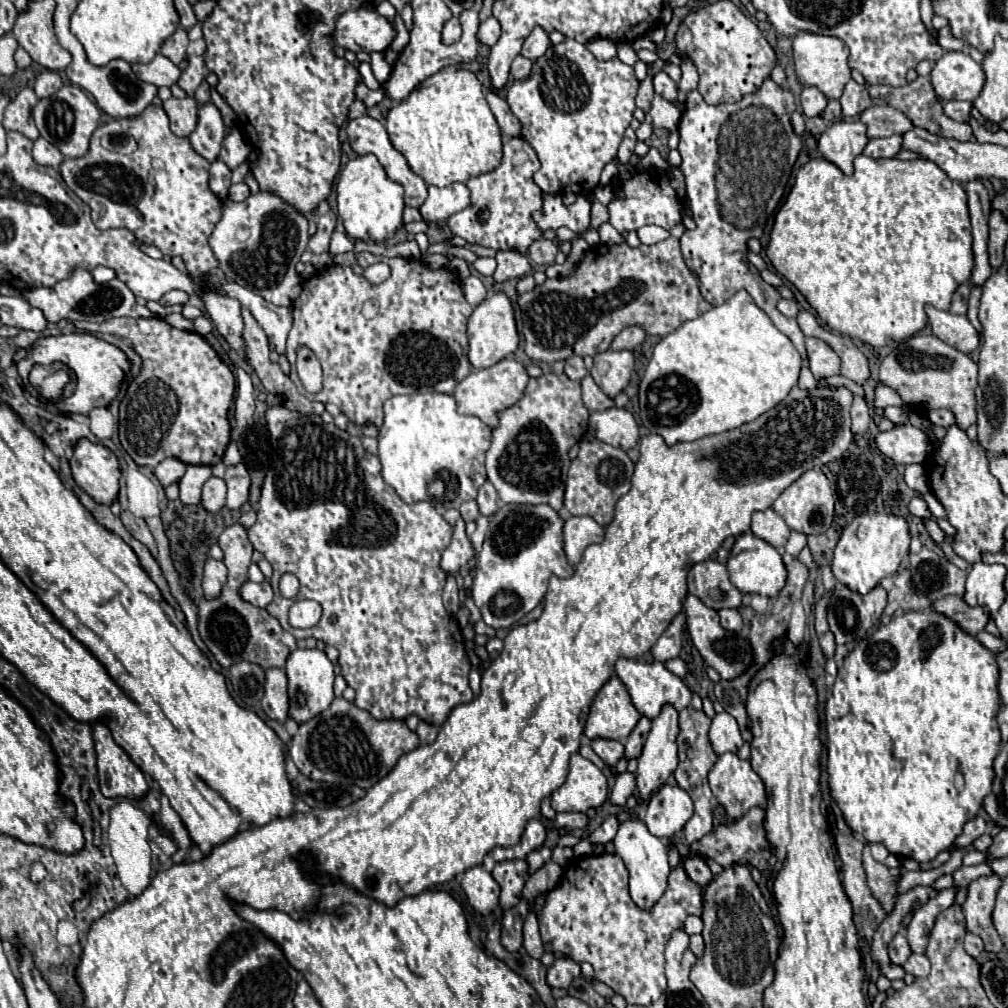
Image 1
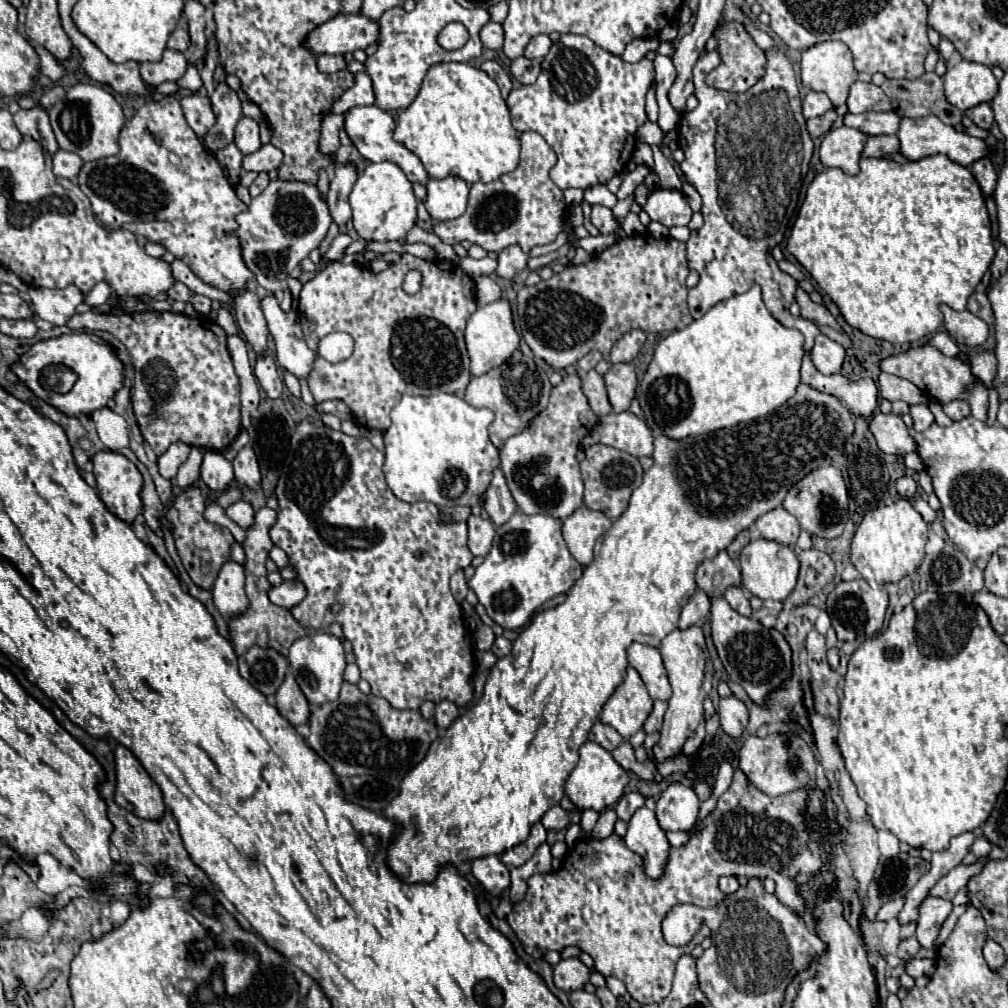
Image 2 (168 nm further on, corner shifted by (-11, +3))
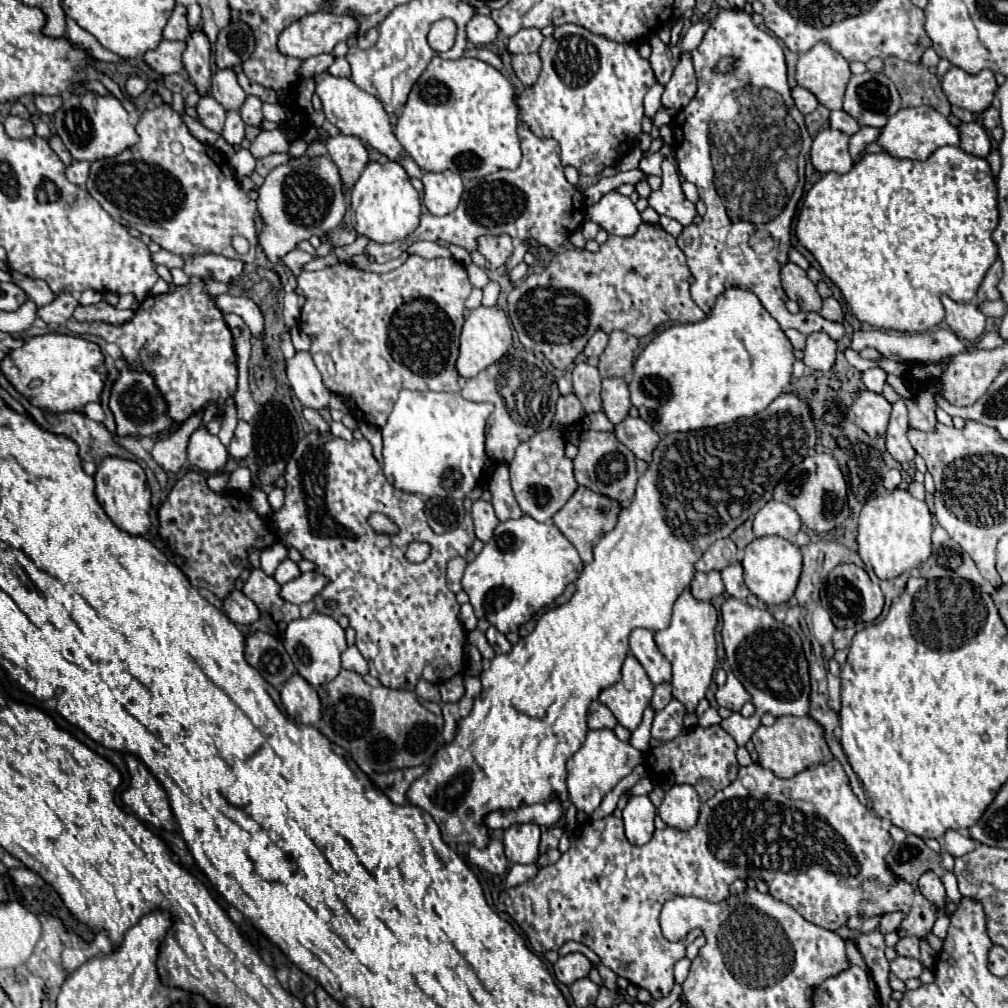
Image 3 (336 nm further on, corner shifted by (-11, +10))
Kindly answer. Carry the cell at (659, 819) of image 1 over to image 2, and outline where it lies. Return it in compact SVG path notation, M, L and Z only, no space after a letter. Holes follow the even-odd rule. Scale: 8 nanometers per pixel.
M670 783L656 801L656 817L664 831L690 831L698 817L700 799L690 785Z

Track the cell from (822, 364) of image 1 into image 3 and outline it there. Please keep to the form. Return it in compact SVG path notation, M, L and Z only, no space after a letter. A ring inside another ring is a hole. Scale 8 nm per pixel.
M814 332L808 336L808 356L804 348L804 364L812 370L826 372L834 366L836 360L836 342L824 334L824 332Z

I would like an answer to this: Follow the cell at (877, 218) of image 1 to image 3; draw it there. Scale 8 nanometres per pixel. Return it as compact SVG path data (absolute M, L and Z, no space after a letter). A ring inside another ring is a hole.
M942 146L924 162L920 162L920 160L898 160L898 158L892 158L892 156L882 152L882 154L864 156L862 162L858 162L848 174L828 172L826 176L822 176L822 180L818 180L808 190L808 194L804 198L804 206L798 214L796 236L798 236L800 244L804 248L808 248L814 254L814 258L820 262L824 274L840 288L844 300L852 308L852 314L860 322L868 322L874 328L892 328L892 330L900 330L900 332L910 332L910 334L918 332L920 334L920 332L926 332L926 330L930 330L932 326L936 326L944 320L944 306L940 302L942 294L948 294L950 298L954 298L954 302L972 302L976 298L978 286L982 284L982 278L984 278L986 270L998 258L998 248L992 242L992 232L994 232L996 226L998 226L996 180L992 176L988 160L980 158L980 156L972 156L958 146Z

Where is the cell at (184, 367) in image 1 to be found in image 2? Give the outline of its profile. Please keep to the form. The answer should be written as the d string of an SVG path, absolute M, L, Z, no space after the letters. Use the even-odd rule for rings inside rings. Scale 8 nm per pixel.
M86 311L66 325L74 331L108 331L126 345L134 361L134 415L144 441L156 455L178 441L222 451L240 433L240 381L226 349L226 333L214 321L172 311L122 315Z

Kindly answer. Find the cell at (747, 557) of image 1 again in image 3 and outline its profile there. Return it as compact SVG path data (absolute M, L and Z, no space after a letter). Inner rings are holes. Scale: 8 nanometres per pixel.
M764 536L764 538L756 538L746 546L742 566L744 566L744 582L748 590L766 606L776 606L776 604L786 604L794 596L802 570L802 554L800 548L788 542L786 538Z

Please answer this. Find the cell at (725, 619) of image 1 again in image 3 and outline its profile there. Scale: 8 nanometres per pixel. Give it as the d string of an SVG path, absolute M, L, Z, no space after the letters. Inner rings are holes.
M740 562L728 564L728 568L724 568L724 572L722 572L722 580L724 580L728 596L738 598L738 600L746 600L746 596L750 594L750 590L744 584L744 578L742 578L742 564Z

